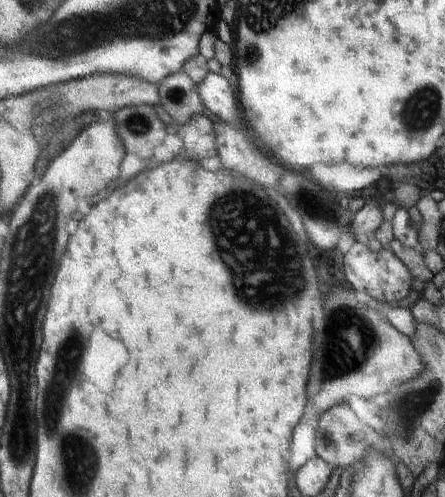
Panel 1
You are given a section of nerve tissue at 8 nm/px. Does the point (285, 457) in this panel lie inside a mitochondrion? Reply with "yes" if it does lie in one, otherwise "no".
no

